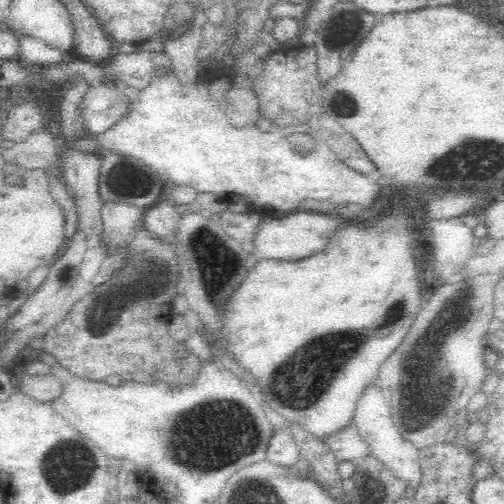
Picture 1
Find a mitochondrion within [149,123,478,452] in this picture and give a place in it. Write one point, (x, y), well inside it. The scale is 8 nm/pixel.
(428, 385)

